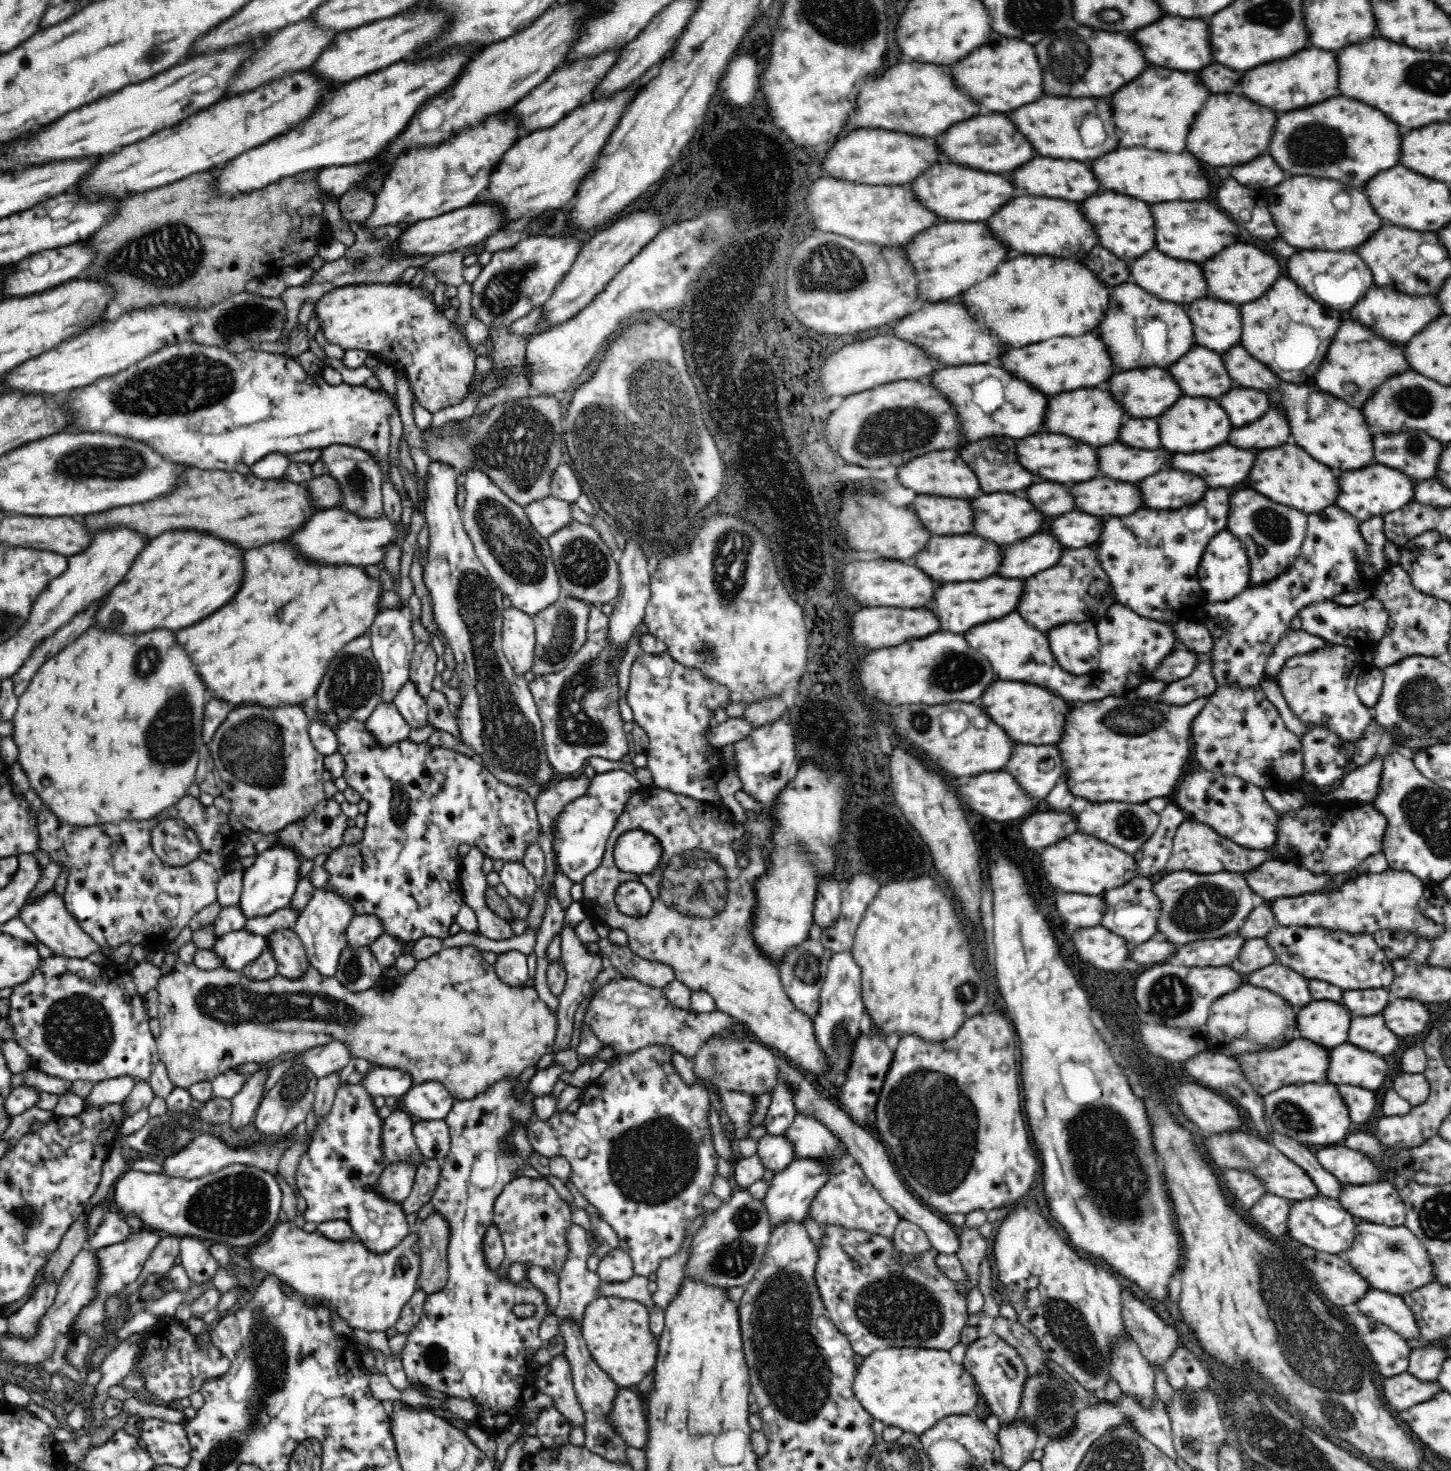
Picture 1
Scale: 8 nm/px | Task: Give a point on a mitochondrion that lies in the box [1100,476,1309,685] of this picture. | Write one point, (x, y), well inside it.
(1274, 528)

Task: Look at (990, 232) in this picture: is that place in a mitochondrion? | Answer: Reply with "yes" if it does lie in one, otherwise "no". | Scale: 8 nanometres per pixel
no

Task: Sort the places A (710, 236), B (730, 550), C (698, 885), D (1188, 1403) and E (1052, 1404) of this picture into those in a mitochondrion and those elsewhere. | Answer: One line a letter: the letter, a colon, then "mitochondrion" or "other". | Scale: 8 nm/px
A: mitochondrion
B: mitochondrion
C: mitochondrion
D: mitochondrion
E: mitochondrion

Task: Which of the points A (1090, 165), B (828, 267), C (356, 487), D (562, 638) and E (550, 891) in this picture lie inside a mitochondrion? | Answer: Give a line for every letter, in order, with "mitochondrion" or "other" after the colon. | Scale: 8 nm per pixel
A: other
B: mitochondrion
C: mitochondrion
D: mitochondrion
E: other

